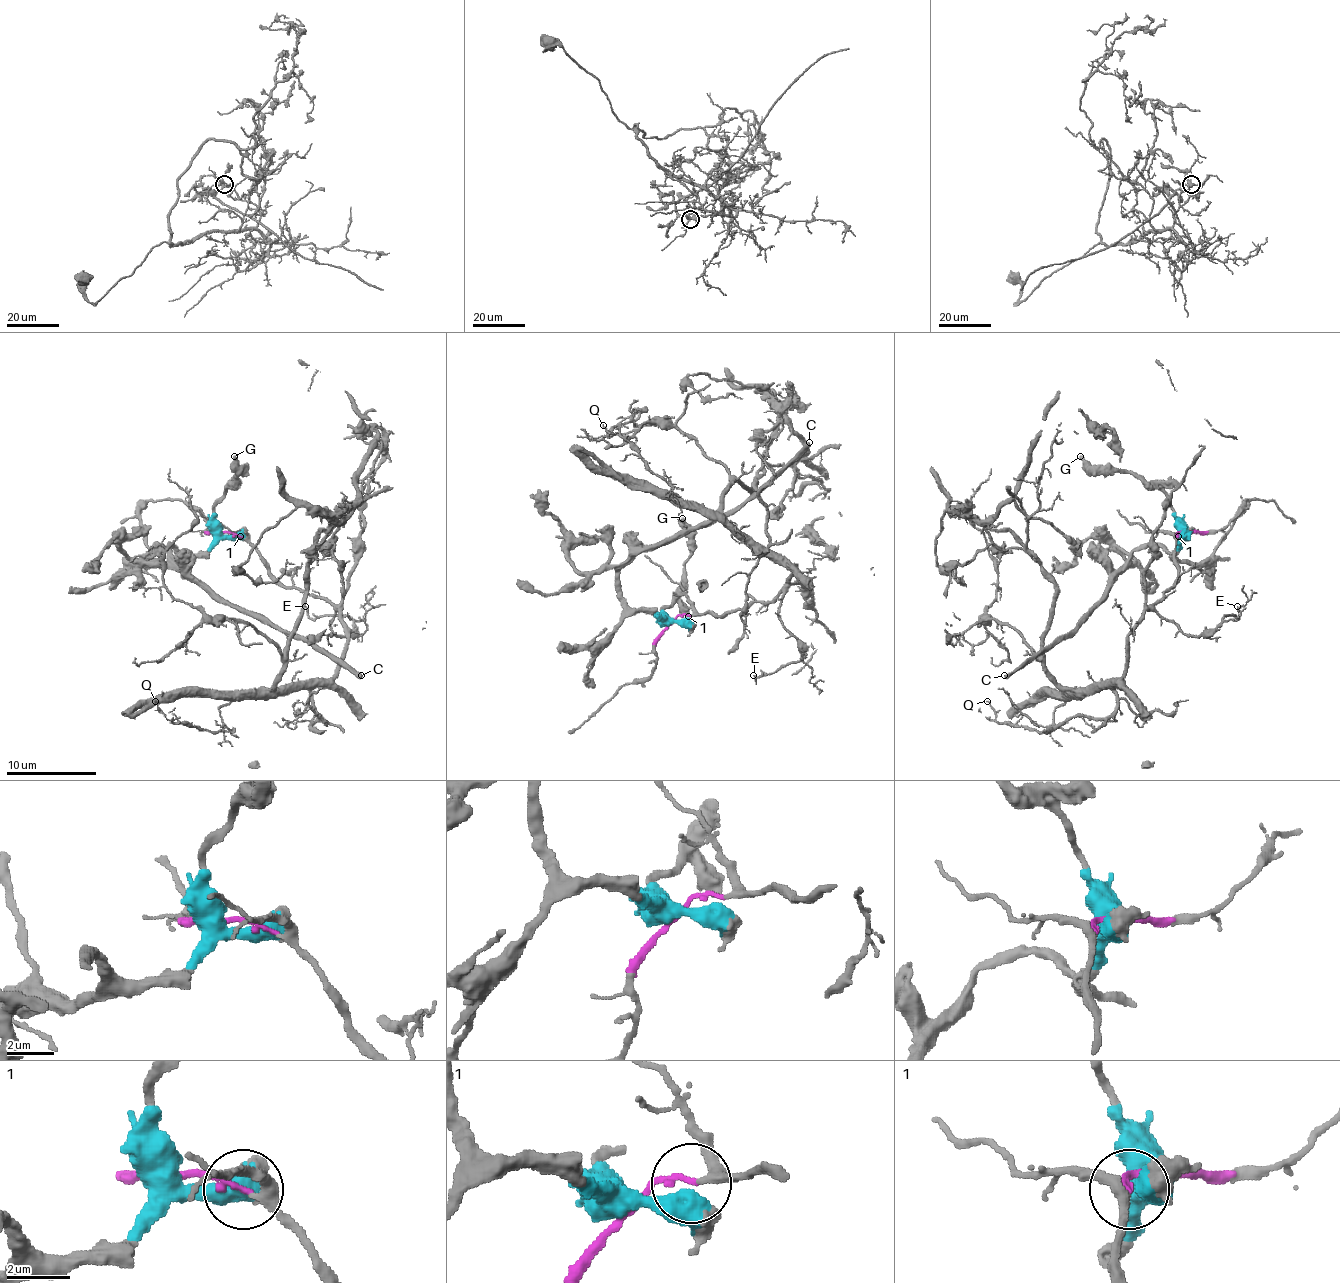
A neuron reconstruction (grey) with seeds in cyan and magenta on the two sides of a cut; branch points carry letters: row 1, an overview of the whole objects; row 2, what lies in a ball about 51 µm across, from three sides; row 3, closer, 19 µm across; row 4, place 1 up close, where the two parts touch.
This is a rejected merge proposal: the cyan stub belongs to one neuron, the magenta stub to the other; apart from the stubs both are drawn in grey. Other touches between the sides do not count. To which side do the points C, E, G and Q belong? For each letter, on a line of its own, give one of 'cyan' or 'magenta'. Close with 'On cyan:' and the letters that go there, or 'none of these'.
C: cyan
E: magenta
G: cyan
Q: magenta
On cyan: C, G

